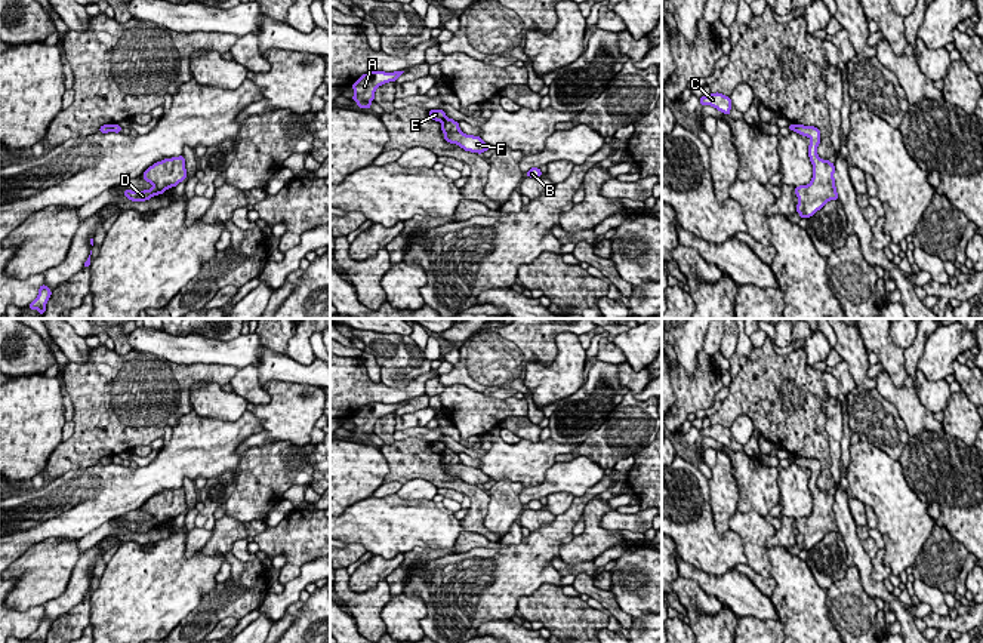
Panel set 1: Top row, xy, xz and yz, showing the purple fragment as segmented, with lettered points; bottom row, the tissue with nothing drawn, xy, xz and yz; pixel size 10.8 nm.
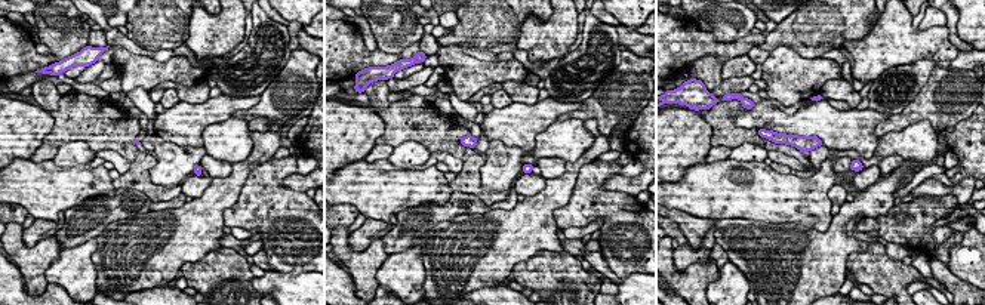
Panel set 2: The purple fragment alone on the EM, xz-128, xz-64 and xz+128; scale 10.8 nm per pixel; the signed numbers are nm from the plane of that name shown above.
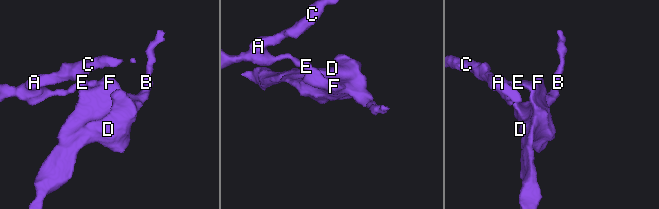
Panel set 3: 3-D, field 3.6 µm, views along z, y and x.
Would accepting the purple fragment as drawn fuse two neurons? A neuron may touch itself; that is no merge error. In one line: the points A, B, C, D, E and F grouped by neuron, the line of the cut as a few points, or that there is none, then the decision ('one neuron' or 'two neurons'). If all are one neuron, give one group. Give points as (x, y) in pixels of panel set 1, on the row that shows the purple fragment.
A C E / B D F; cut in xz along (446, 117), (441, 122); two neurons

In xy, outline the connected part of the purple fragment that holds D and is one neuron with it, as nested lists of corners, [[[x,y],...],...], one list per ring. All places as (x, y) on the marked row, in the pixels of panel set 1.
[[[179,156],[157,161],[142,176],[147,182],[152,184],[152,188],[144,191],[124,190],[123,194],[132,201],[150,200],[152,196],[163,194],[166,190],[182,182],[187,178],[185,159]]]

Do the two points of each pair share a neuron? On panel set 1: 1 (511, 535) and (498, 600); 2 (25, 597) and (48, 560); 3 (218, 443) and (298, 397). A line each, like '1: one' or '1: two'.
1: two
2: one
3: two

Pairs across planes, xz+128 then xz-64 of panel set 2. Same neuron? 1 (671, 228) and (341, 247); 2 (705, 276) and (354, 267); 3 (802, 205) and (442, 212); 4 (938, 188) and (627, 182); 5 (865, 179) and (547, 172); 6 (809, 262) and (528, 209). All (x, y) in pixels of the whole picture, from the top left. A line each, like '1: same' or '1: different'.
1: different
2: same
3: different
4: same
5: different
6: same

